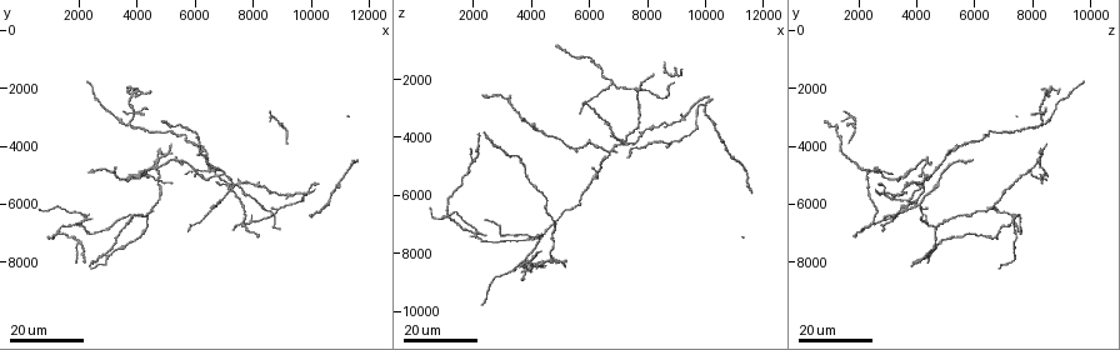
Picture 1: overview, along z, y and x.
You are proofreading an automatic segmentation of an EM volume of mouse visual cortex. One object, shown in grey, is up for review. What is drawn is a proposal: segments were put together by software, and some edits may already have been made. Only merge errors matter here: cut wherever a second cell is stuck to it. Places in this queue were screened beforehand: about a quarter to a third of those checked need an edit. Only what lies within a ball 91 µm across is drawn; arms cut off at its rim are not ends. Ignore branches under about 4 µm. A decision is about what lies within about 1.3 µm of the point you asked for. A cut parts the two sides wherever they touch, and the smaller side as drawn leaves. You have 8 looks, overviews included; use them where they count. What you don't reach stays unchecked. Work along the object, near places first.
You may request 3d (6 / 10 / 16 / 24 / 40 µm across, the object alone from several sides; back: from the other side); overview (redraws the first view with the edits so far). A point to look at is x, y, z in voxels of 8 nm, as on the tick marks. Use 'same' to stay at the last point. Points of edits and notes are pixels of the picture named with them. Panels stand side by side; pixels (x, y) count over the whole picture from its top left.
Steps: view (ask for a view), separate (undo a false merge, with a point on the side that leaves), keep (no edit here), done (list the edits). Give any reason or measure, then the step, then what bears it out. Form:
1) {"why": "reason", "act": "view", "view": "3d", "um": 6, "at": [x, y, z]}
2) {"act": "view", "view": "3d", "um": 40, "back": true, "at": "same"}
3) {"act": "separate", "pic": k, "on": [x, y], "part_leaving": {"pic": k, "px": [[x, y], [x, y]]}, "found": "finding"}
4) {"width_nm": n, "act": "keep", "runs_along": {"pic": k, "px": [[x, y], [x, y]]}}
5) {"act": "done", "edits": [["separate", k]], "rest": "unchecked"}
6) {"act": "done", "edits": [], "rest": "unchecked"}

{"why": "looks like a crossing", "act": "view", "view": "3d", "um": 24, "at": [7300, 5300, 4100]}

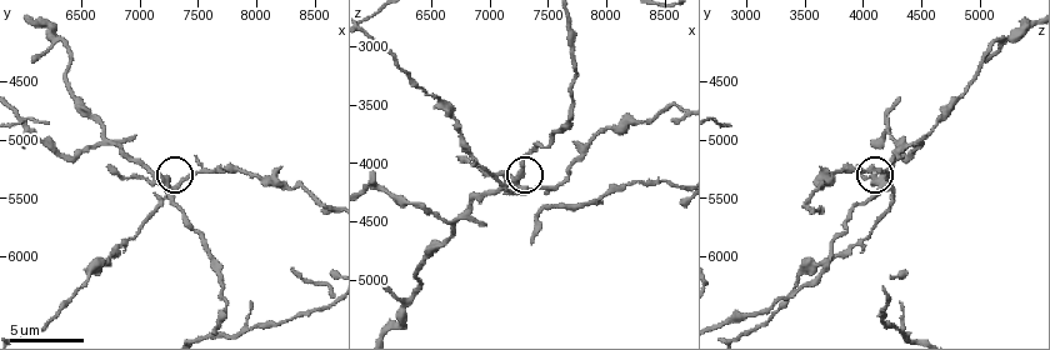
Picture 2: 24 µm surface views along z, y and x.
{"act": "view", "view": "3d", "um": 6, "at": [7240, 5400, 4160]}

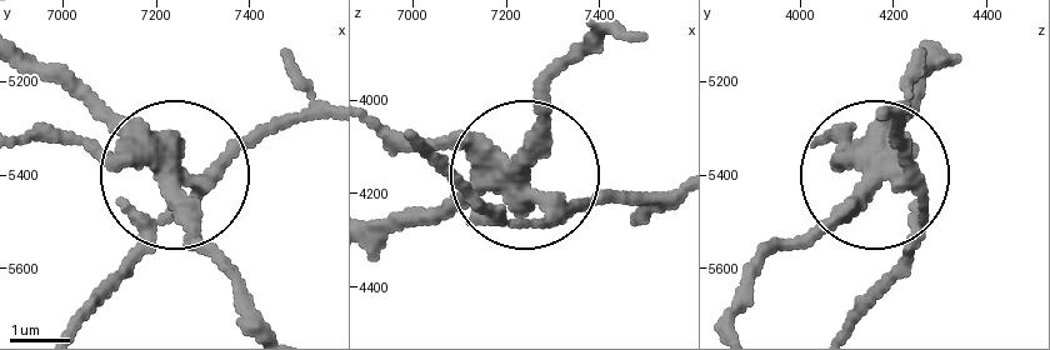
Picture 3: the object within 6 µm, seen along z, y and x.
{"width_nm": 380, "act": "separate", "pic": 3, "on": [146, 230], "part_leaving": {"pic": 3, "px": [[170, 156], [210, 176], [285, 126], [329, 121]]}, "found": "two cells meet here"}

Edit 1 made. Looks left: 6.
{"act": "view", "view": "overview"}

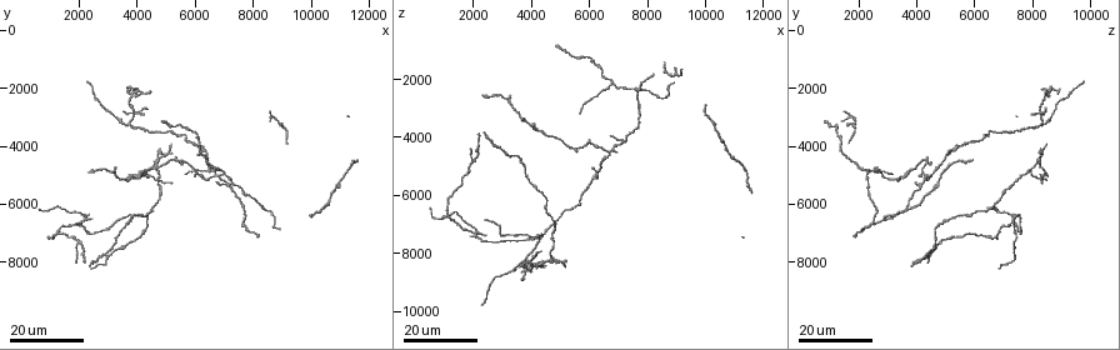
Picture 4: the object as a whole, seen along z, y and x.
{"why": "three arms meet", "act": "view", "view": "3d", "um": 24, "at": [6800, 4900, 4500]}

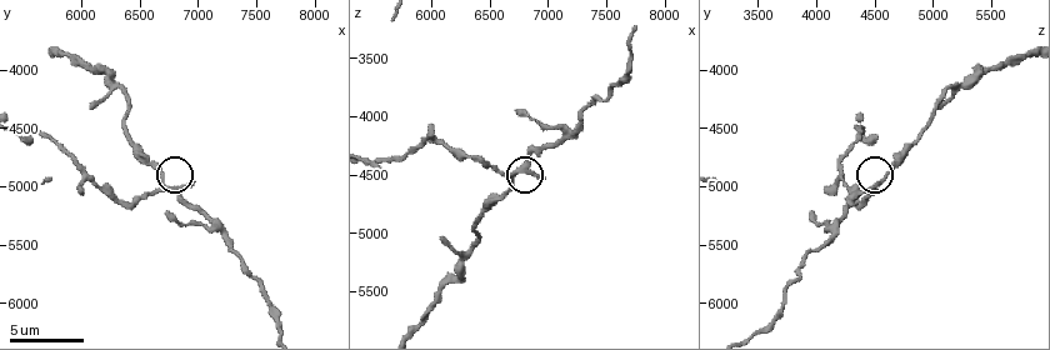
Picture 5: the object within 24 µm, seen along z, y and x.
{"why": "zoom in", "act": "view", "view": "3d", "um": 10, "at": [6660, 5020, 4520]}

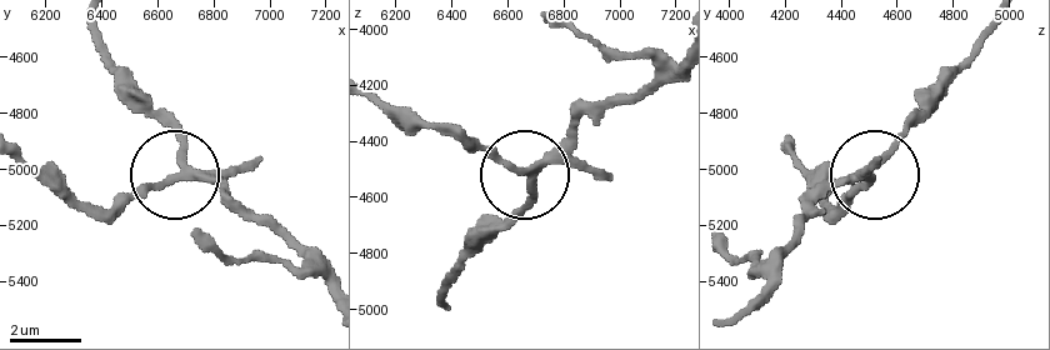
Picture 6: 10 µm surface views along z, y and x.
{"act": "keep", "runs_along": {"pic": 6, "px": [[89, 25], [179, 141], [176, 174], [134, 189], [101, 219]]}, "found": "all the same cell"}

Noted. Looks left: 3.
{"why": "narrows sharply", "act": "view", "view": "3d", "um": 16, "at": [6200, 4200, 1400]}

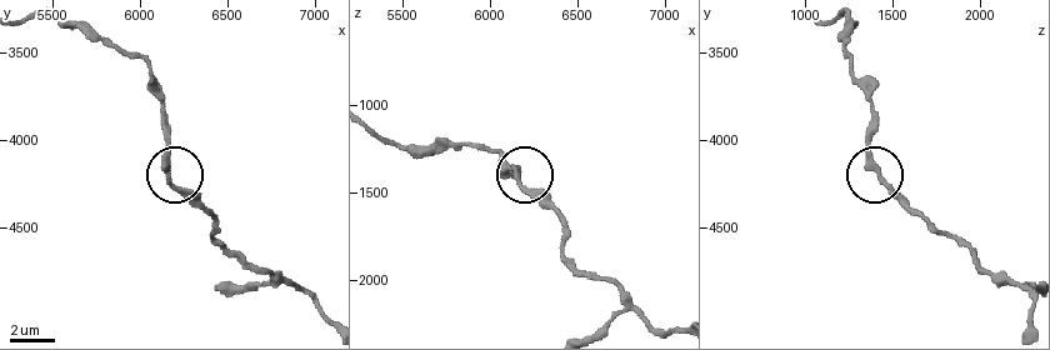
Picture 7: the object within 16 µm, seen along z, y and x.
{"act": "view", "view": "3d", "um": 10, "at": [6160, 4240, 1460]}

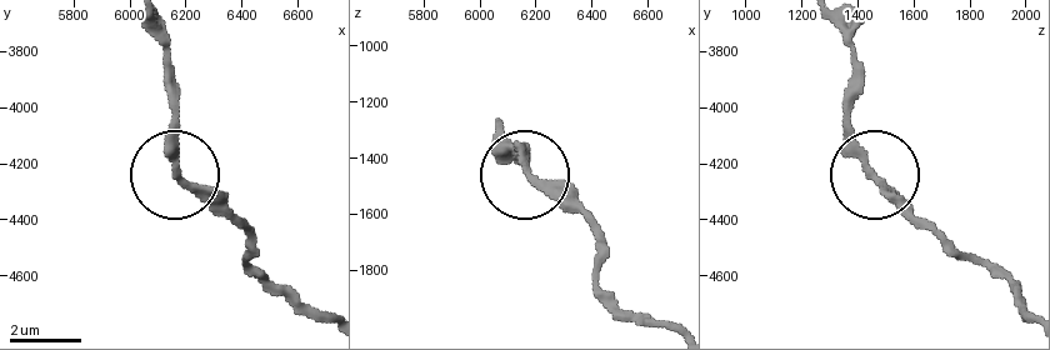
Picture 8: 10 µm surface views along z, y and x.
{"width_nm": 230, "act": "keep", "runs_along": {"pic": 8, "px": [[328, 315], [283, 298], [185, 180], [175, 94]]}, "found": "continuous, no second cell"}

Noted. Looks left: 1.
{"act": "done", "edits": [["separate", 3]], "rest": "unchecked"}

